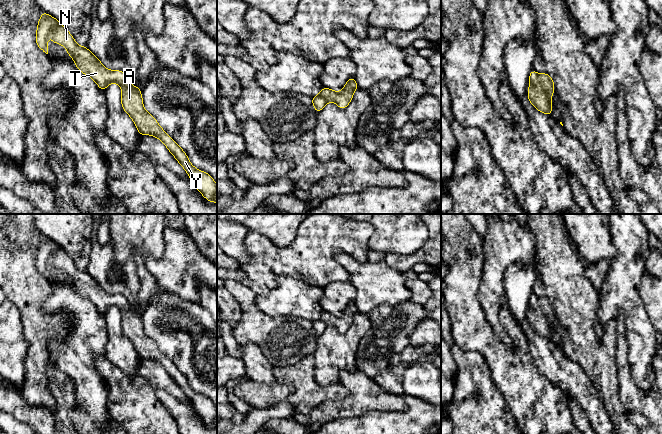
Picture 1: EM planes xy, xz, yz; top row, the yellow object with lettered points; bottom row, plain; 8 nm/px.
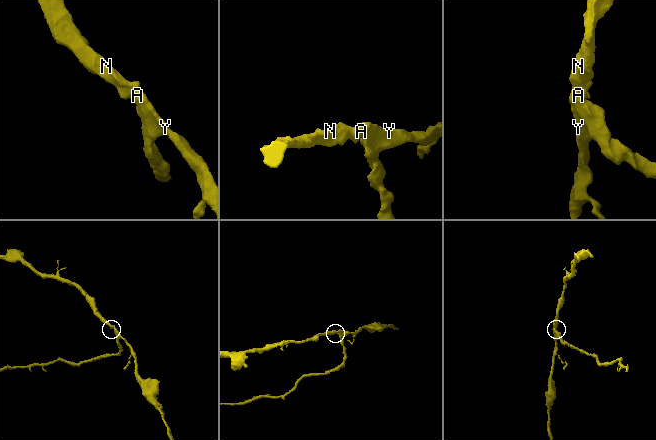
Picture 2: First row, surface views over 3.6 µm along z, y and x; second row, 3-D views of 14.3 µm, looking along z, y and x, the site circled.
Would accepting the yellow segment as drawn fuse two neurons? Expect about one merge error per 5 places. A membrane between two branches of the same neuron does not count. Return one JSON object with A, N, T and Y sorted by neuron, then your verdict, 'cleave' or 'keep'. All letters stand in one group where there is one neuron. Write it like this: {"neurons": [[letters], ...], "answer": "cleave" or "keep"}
{"neurons": [["A", "N", "T", "Y"]], "answer": "keep"}

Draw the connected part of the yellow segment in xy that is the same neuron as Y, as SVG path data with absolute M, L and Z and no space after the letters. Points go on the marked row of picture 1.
M42 12L36 31L38 47L48 54L47 41L51 32L52 42L63 45L74 60L81 73L90 76L104 91L109 84L116 83L122 88L121 103L123 110L132 118L140 135L152 135L164 143L179 164L185 169L191 182L211 203L217 202L217 185L206 172L196 169L181 147L160 127L157 120L144 106L141 89L133 86L128 75L120 70L106 69L100 60L86 46L79 46L68 30L54 17Z

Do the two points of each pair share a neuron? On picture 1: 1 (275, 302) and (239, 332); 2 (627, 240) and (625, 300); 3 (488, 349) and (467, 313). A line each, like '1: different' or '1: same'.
1: different
2: same
3: same

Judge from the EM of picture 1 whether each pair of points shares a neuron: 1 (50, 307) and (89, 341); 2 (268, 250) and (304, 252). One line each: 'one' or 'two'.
1: one
2: two

